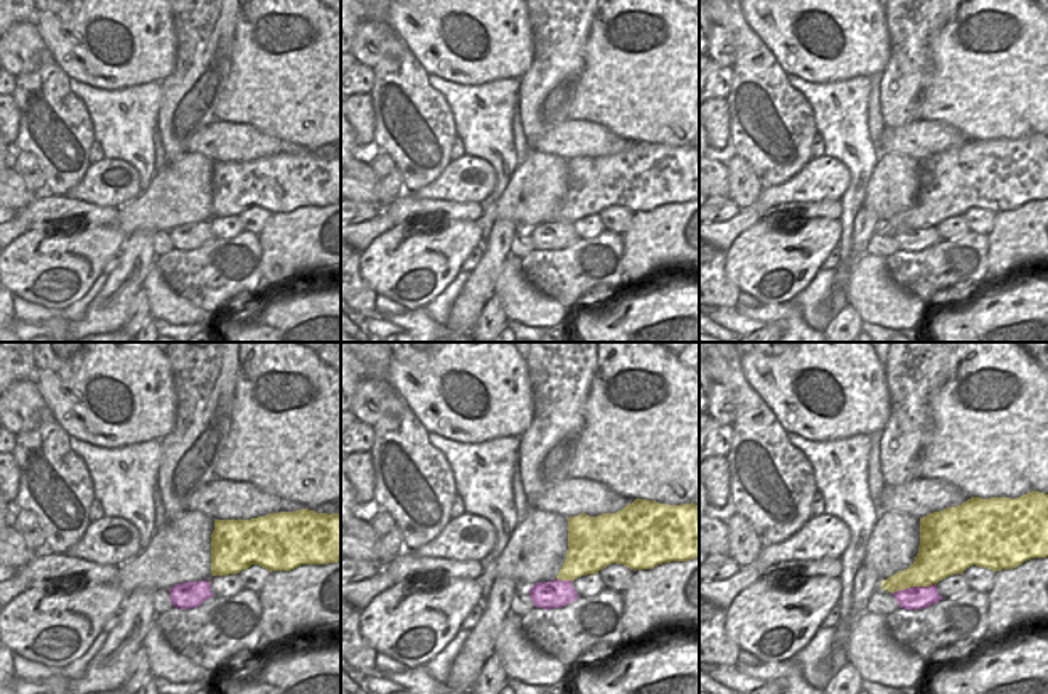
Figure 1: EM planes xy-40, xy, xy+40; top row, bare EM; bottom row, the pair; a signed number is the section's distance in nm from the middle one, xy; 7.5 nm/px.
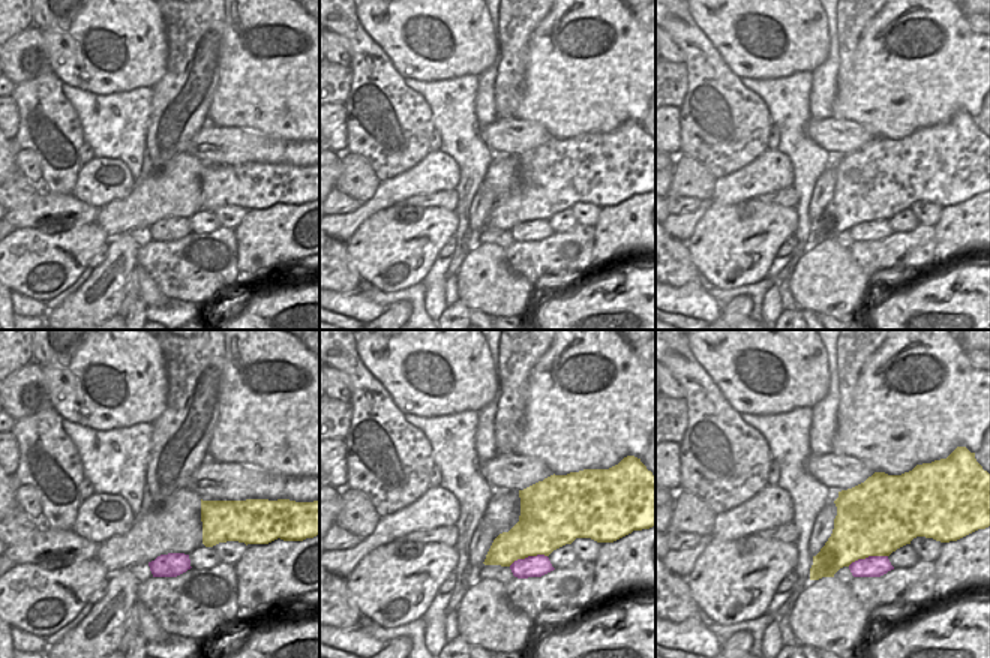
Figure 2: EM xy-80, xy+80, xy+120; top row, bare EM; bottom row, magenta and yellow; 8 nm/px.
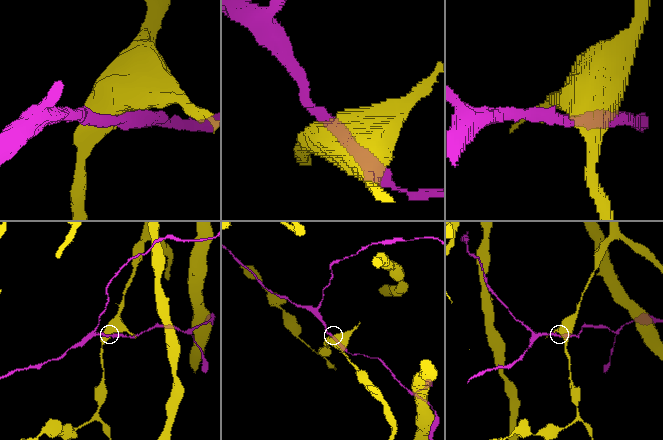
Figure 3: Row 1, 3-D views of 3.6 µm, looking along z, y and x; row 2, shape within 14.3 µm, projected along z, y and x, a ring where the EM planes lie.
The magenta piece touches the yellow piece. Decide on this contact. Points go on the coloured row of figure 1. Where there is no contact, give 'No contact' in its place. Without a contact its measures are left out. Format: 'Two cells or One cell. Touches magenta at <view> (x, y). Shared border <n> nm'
Two cells. Touches magenta at xy+40 (914, 587). Shared border 340 nm

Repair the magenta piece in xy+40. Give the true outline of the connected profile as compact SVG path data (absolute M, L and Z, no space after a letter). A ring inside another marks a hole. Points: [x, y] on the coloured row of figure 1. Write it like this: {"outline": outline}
{"outline": "M934 584L930 587L898 590L893 595L902 609L923 609L942 600Z"}

